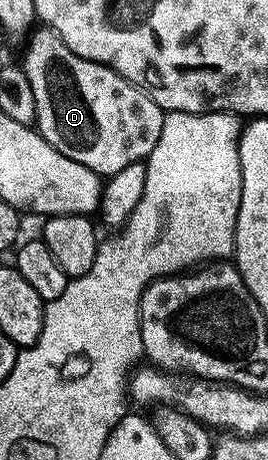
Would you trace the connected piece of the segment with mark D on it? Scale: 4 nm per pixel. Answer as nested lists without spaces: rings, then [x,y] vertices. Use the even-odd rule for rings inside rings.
[[[34,28],[25,43],[23,68],[31,83],[31,91],[35,91],[35,128],[43,139],[47,139],[47,143],[51,143],[51,147],[67,155],[67,159],[75,159],[75,163],[91,167],[91,171],[105,179],[123,171],[123,167],[131,167],[131,163],[148,159],[155,143],[159,143],[166,110],[157,106],[146,90],[138,89],[126,77],[120,77],[115,70],[98,61],[88,61],[75,55],[75,51],[71,51],[71,47],[67,47],[67,43],[63,43],[61,36],[51,28]]]

